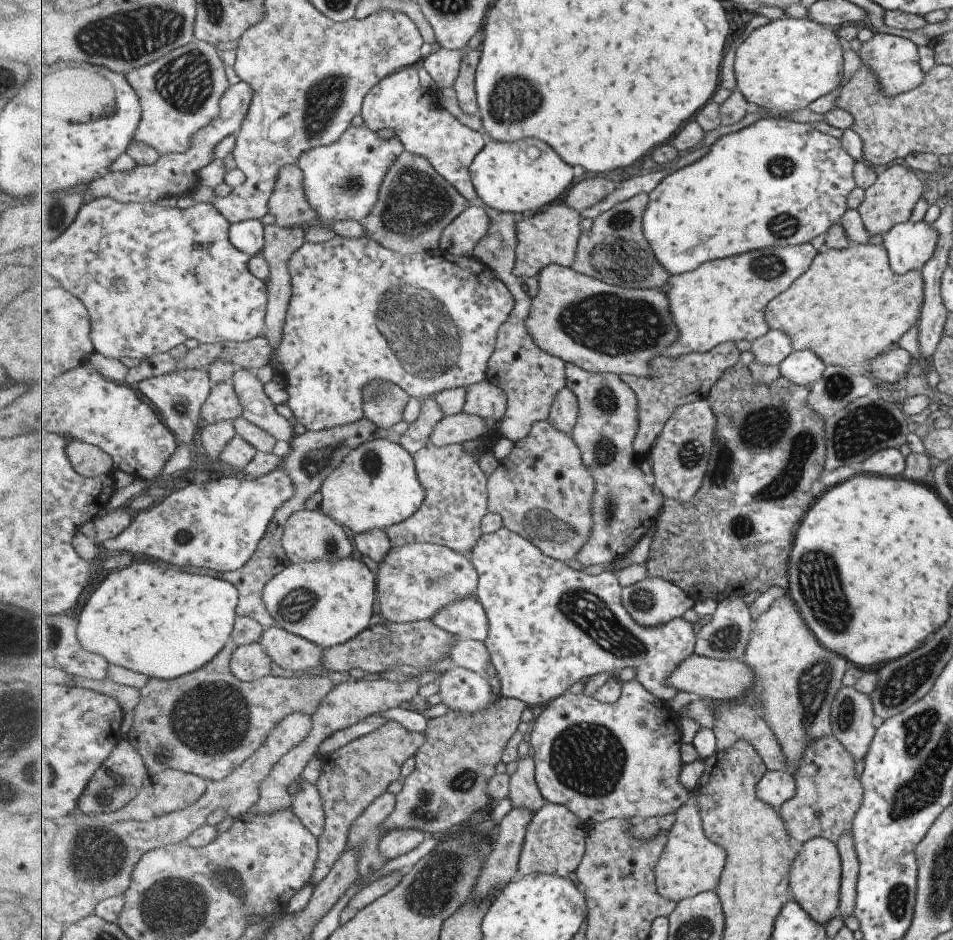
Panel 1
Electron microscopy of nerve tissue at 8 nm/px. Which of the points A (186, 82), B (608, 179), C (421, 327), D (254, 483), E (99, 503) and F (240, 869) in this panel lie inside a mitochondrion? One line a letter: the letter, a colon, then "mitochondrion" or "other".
A: mitochondrion
B: other
C: mitochondrion
D: other
E: other
F: other

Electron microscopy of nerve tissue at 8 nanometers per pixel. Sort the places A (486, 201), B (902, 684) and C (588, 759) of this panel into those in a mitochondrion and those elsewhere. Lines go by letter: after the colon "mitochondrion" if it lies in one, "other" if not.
A: other
B: mitochondrion
C: mitochondrion

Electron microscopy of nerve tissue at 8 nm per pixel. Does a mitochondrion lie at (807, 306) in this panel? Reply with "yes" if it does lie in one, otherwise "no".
no

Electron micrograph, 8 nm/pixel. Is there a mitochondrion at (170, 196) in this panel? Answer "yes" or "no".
no

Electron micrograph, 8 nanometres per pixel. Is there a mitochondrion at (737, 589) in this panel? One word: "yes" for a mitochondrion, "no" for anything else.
no

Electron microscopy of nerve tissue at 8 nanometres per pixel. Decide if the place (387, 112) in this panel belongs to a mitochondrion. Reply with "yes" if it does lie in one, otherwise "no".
no

